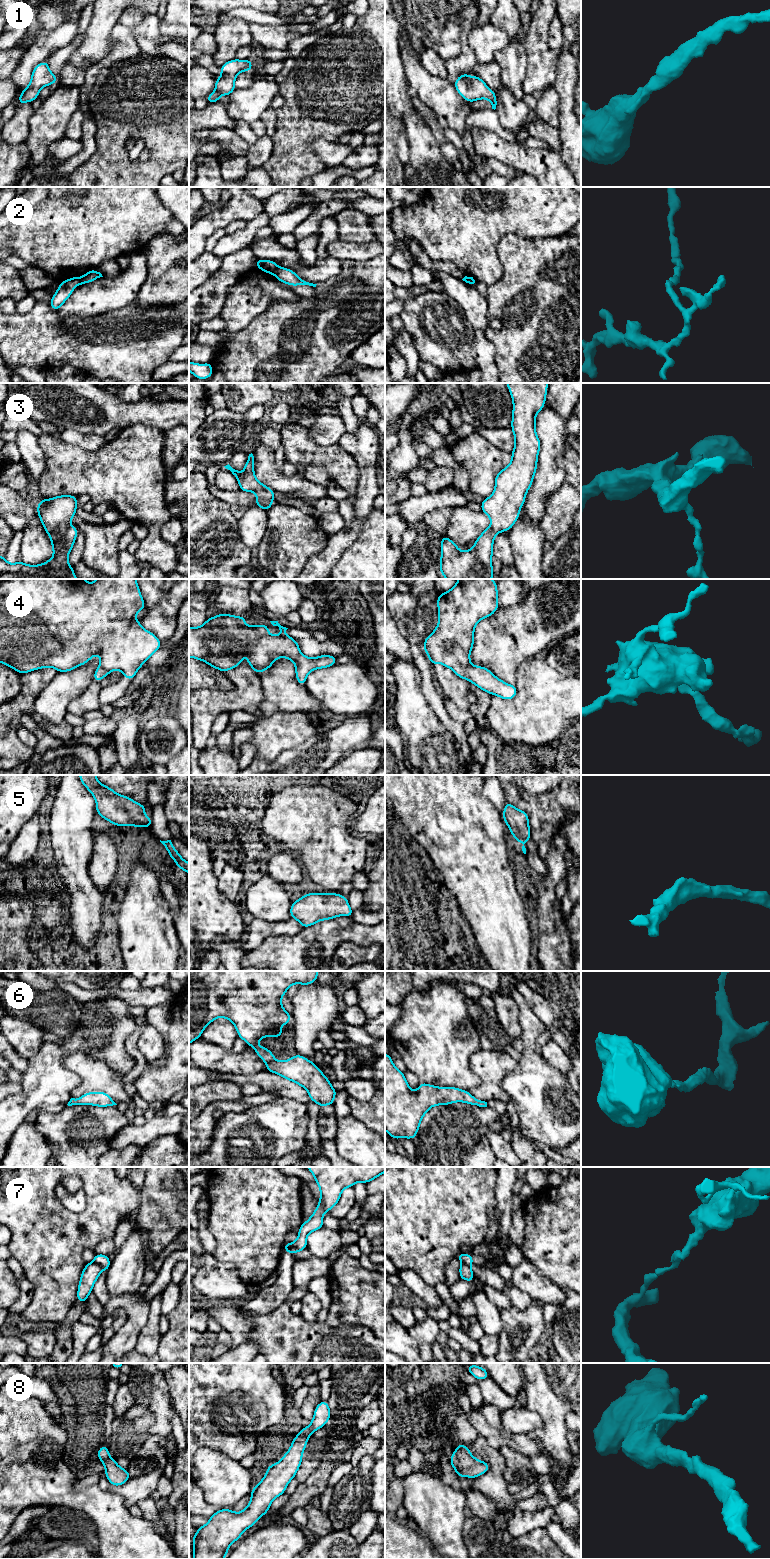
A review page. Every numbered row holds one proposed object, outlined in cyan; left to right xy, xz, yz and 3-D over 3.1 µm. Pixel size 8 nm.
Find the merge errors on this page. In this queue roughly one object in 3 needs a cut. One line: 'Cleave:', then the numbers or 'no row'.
Cleave: 2, 7

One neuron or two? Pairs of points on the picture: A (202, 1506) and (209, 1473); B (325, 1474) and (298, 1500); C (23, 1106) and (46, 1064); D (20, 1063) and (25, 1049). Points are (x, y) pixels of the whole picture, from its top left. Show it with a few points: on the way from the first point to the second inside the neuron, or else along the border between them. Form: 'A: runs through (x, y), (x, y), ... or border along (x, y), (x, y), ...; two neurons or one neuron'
A: border along (199, 1488), (202, 1497), (208, 1503), (219, 1507); two neurons
B: runs through (318, 1481), (305, 1493); one neuron
C: runs through (32, 1096), (46, 1082), (46, 1074); one neuron
D: border along (10, 1043), (18, 1053), (27, 1059); two neurons

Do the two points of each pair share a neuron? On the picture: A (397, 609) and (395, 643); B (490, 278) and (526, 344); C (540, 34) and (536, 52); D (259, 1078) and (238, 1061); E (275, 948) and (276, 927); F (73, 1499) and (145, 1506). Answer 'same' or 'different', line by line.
A: different
B: different
C: same
D: different
E: different
F: different

